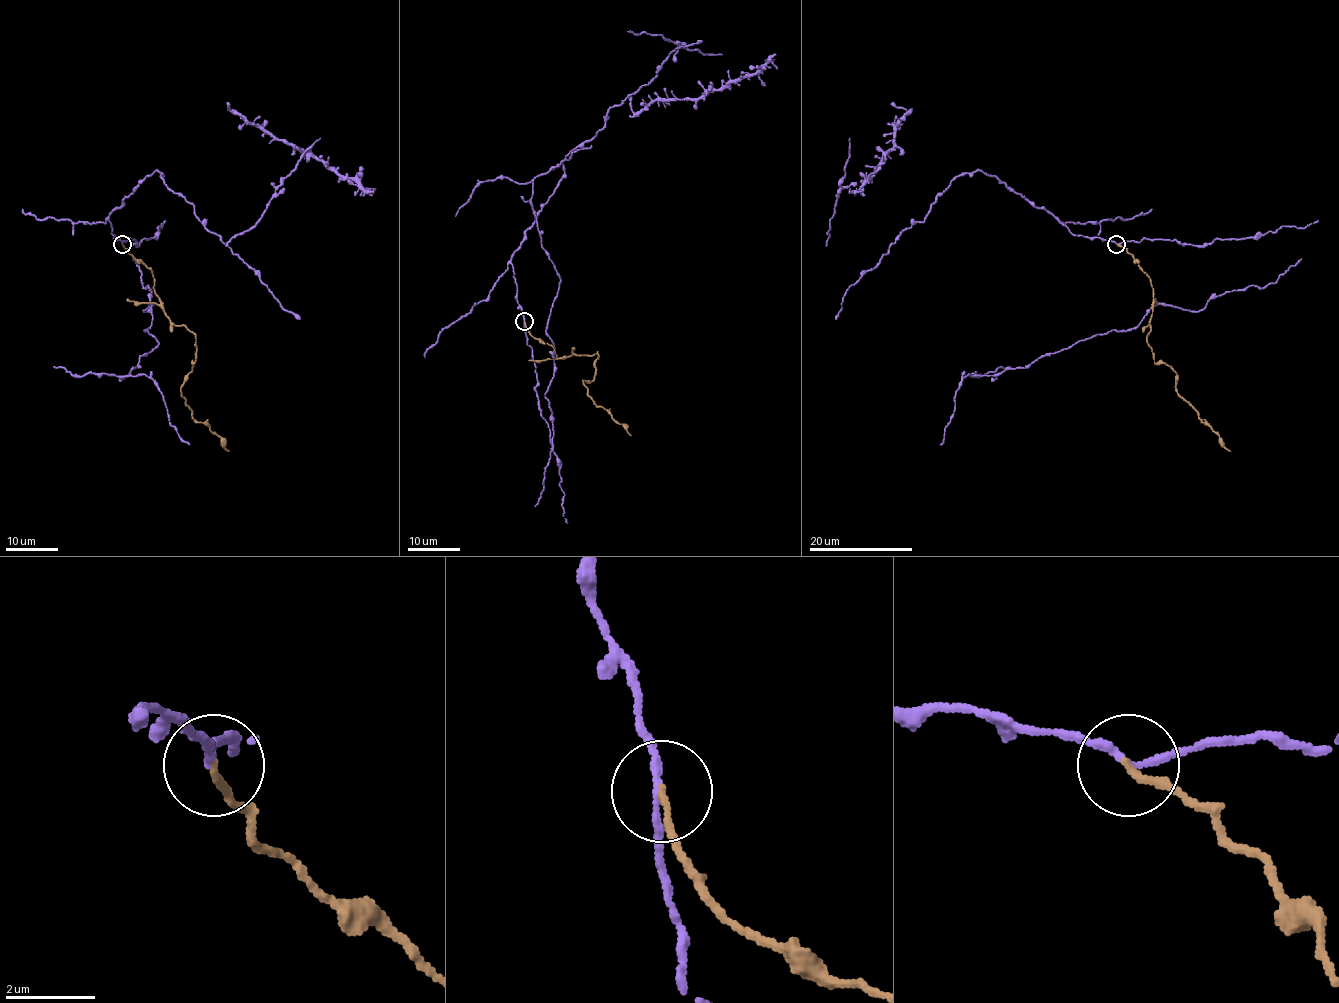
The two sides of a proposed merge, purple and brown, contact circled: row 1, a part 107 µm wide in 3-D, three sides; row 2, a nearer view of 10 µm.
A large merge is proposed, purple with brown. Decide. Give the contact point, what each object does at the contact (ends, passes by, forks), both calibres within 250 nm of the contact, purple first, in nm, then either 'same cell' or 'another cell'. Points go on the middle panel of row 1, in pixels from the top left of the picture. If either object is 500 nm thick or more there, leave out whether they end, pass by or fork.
place (524, 321); purple passes by; brown ends; calibres 160 and 160 nm; another cell

